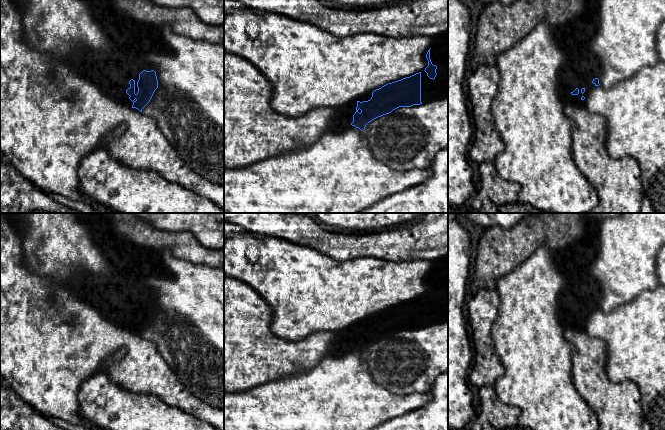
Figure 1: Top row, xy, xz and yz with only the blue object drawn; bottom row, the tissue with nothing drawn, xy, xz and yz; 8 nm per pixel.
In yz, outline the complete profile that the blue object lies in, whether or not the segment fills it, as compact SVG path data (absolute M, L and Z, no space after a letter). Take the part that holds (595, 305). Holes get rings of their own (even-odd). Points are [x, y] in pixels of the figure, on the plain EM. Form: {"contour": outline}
{"contour": "M565 274L565 283L558 297L558 317L564 329L584 331L586 323L603 296L601 283L590 275L587 281L581 276L572 279Z"}

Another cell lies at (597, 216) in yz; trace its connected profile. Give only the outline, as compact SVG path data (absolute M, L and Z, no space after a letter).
M583 213L586 217L592 218L595 220L605 220L609 217L616 217L623 213Z

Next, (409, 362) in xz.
M448 321L411 331L399 331L369 346L362 359L377 384L397 395L429 392L439 375L448 371Z

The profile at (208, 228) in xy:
M134 213L157 230L189 232L209 249L224 247L224 213Z

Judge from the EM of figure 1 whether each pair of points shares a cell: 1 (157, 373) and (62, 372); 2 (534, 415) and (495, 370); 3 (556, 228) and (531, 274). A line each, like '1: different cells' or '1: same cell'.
1: same cell
2: different cells
3: different cells

